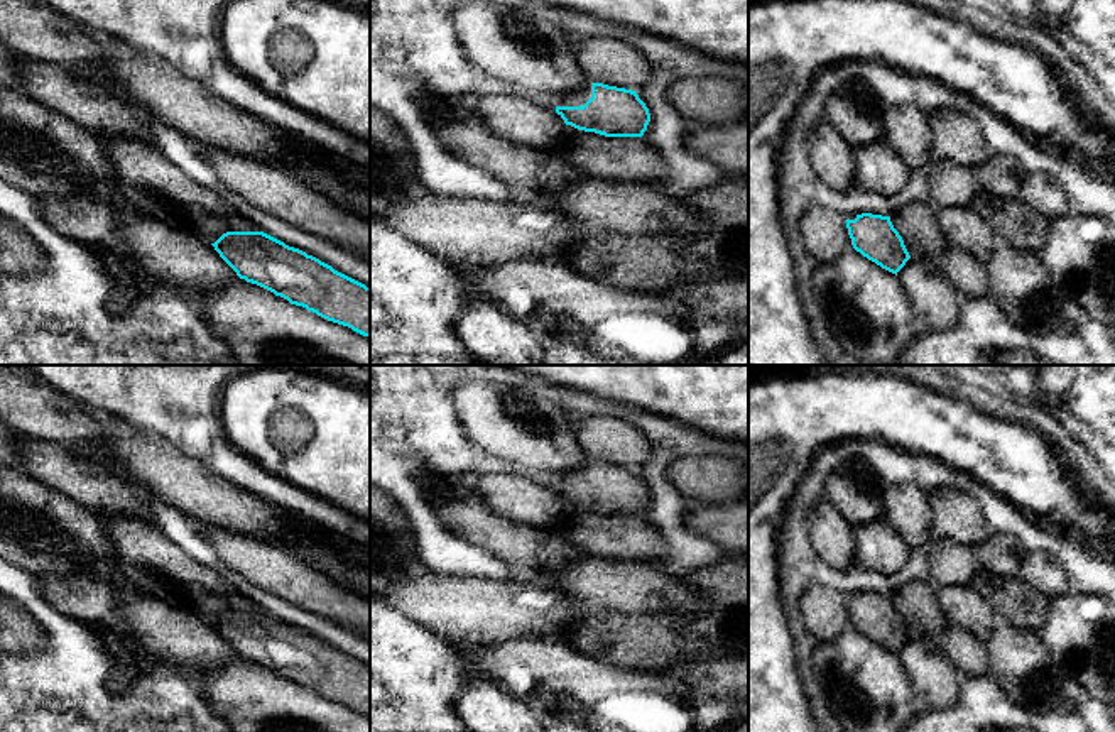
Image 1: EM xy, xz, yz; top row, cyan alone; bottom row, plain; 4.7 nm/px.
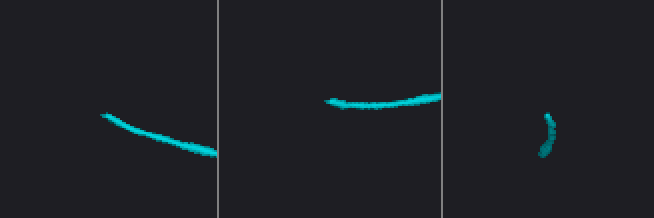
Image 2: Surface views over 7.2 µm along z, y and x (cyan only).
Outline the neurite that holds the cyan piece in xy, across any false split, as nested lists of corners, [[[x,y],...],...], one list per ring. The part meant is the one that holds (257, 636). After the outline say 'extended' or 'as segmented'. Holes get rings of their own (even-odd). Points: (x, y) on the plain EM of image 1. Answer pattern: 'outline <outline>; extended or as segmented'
outline [[[226,610],[211,622],[240,658],[370,717],[370,666],[264,610]]]; as segmented

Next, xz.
outline [[[591,460],[558,477],[556,492],[566,504],[605,516],[642,516],[650,500],[635,470]]]; extended

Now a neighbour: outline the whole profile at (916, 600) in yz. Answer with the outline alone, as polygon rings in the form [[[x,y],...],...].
[[[921,580],[907,582],[890,593],[890,600],[911,636],[939,642],[948,620],[938,607],[938,588],[934,585]]]

